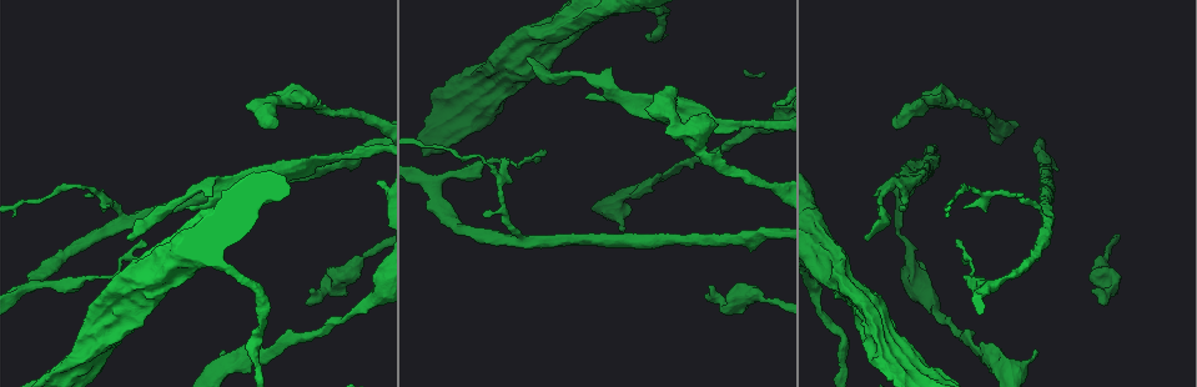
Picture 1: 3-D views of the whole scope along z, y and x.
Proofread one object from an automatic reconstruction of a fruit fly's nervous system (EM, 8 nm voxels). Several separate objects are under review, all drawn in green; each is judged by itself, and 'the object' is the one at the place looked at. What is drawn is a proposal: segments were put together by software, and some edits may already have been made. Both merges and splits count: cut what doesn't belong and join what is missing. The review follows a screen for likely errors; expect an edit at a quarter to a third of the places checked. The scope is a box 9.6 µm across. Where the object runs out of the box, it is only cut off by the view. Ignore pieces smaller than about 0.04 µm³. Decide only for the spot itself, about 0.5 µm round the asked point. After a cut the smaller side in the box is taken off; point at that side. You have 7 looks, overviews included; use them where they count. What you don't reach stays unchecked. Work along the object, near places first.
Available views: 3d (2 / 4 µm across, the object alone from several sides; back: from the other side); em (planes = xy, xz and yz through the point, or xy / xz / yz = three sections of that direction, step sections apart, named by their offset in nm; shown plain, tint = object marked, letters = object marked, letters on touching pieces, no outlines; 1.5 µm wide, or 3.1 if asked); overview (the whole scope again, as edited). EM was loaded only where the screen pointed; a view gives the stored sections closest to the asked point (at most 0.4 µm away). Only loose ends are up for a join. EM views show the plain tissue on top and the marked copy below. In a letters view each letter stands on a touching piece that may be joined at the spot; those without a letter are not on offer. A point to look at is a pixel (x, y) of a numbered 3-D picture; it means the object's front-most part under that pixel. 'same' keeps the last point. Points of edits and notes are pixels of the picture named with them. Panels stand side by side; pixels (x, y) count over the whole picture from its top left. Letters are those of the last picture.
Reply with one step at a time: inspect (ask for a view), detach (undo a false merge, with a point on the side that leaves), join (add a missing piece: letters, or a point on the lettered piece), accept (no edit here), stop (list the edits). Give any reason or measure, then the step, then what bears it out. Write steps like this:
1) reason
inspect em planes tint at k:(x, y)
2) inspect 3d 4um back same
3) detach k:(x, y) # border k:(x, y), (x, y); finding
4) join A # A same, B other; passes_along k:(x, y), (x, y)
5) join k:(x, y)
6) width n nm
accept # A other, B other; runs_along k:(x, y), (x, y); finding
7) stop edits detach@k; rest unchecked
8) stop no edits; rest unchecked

free end
inspect 3d 4um at 1:(625, 227)

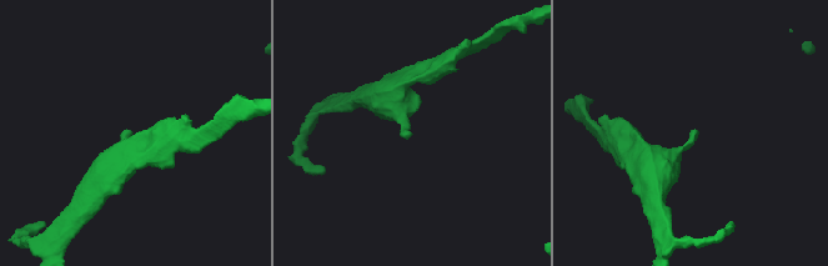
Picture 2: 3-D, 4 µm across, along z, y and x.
shape alone is not enough
inspect em planes letters at 2:(694, 132)

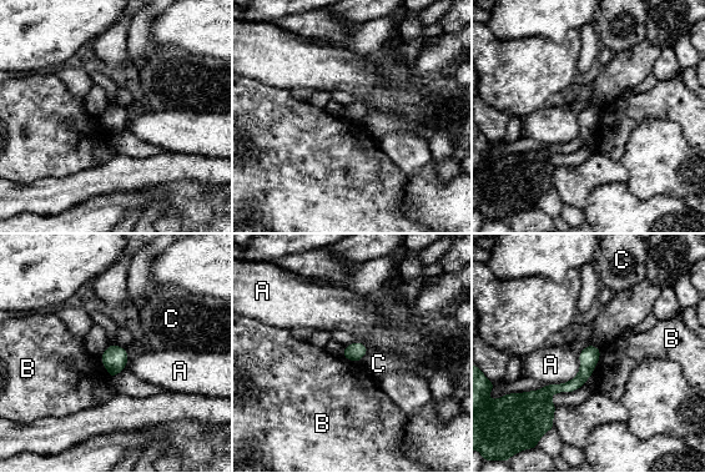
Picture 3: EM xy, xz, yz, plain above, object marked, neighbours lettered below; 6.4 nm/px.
accept # A other, B other, C other; border 3:(600, 350), (600, 356), (592, 375); none of them fits

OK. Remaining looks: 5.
free end
inspect 3d 2um at 1:(873, 195)

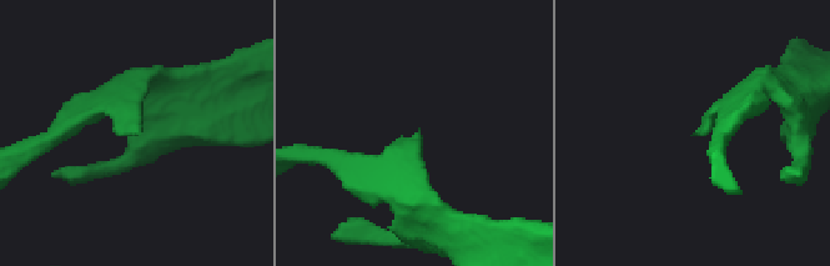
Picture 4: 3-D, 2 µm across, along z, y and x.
inspect em planes letters at 4:(699, 130)

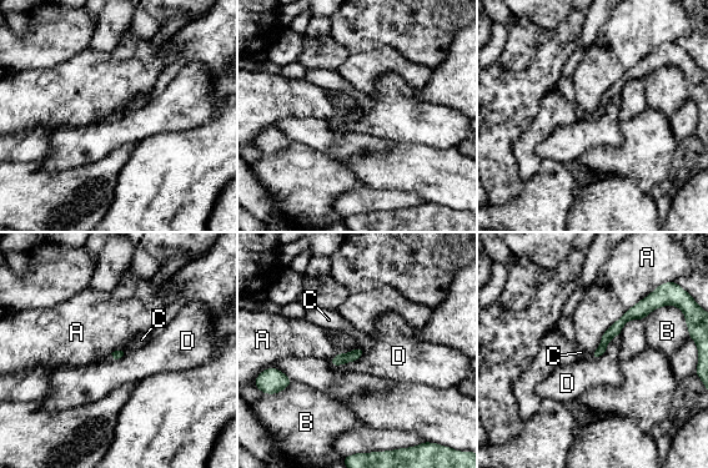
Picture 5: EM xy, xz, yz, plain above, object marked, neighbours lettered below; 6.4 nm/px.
accept # A other, B other, C other, D other; runs_along 5:(654, 305), (628, 315), (596, 355); no lettered piece goes on from it

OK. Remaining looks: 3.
inspect 3d 4um back at 1:(528, 57)

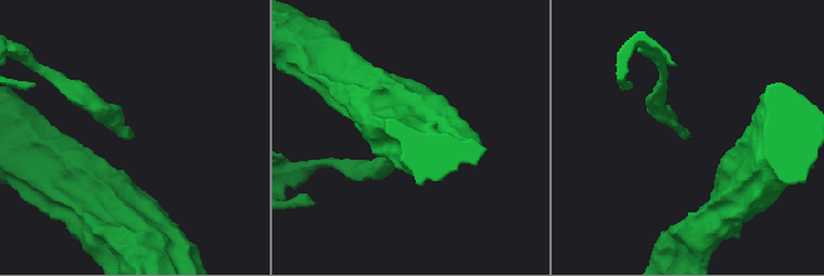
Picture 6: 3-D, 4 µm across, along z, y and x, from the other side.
inspect em planes letters at 6:(684, 139)

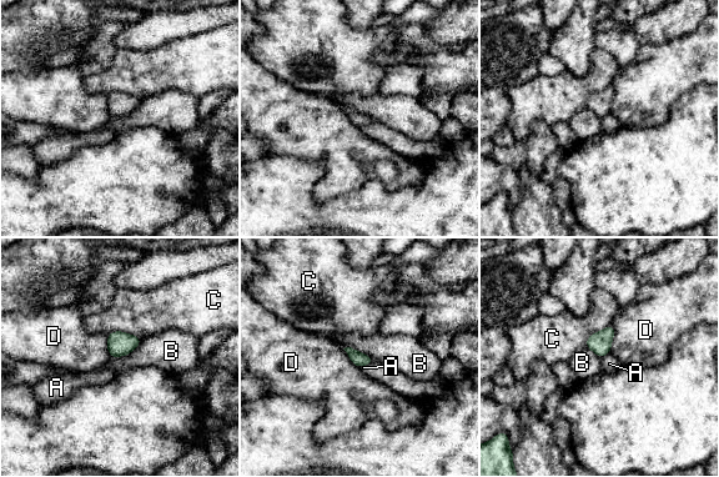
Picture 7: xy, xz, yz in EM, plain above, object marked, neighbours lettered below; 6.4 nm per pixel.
accept # A other, B other, C other, D other; border 7:(141, 340), (127, 354), (111, 357); none of them fits

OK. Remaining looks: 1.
stop no edits; rest unchecked

